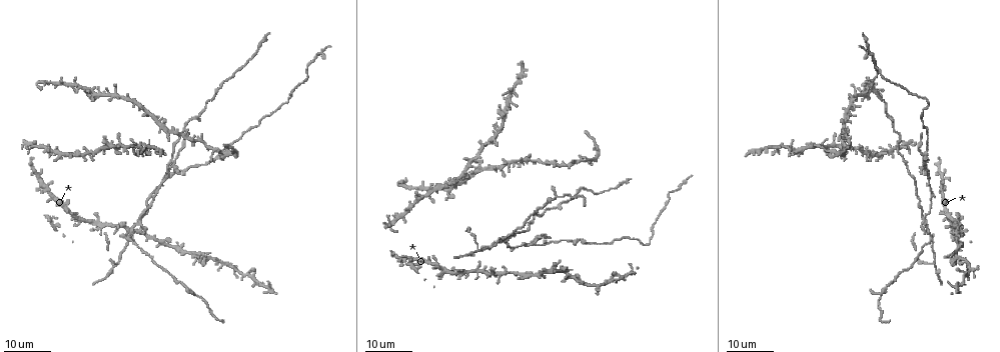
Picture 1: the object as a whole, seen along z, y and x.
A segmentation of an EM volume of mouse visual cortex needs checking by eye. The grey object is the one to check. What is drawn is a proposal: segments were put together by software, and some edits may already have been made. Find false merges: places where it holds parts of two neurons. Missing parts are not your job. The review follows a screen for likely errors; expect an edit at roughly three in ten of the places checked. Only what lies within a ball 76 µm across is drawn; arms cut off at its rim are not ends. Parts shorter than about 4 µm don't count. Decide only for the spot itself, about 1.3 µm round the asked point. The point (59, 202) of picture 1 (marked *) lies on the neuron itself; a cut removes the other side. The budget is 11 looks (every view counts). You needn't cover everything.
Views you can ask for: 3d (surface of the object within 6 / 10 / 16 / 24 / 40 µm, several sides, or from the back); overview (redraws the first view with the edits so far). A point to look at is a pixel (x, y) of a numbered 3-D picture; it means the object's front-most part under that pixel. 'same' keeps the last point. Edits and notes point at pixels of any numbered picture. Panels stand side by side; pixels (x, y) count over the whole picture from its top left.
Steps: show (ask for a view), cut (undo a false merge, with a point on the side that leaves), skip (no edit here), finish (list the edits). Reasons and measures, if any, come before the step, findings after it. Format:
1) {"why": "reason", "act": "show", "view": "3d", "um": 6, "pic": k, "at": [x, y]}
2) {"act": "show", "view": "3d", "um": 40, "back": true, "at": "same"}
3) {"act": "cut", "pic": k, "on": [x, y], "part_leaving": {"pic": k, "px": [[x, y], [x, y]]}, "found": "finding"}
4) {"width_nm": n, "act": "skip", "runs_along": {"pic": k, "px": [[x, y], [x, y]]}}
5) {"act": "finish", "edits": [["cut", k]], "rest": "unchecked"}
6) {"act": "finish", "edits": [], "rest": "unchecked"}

{"why": "branch point", "act": "show", "view": "3d", "um": 24, "pic": 1, "at": [426, 260]}

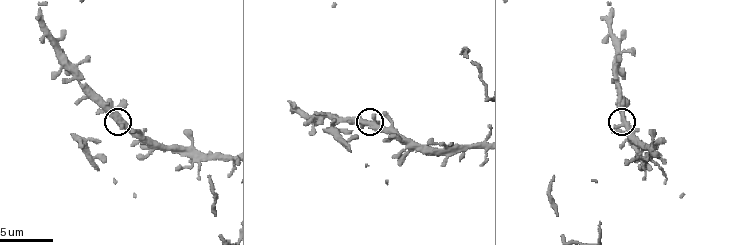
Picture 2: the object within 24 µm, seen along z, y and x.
{"act": "show", "view": "3d", "um": 10, "pic": 2, "at": [119, 121]}

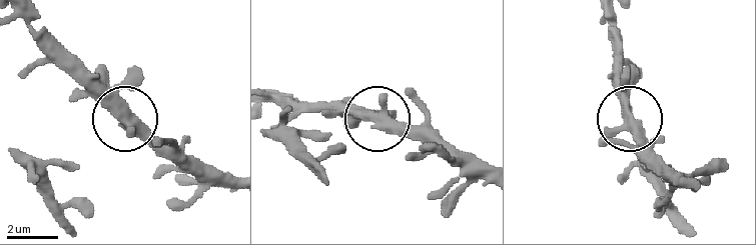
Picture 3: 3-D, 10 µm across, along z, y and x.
{"side_arm_um": 13, "arms": 3, "act": "skip", "found": "continuous, no second neuron"}

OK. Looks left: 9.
{"why": "thin arm on a thick one", "act": "show", "view": "3d", "um": 16, "pic": 1, "at": [922, 217]}

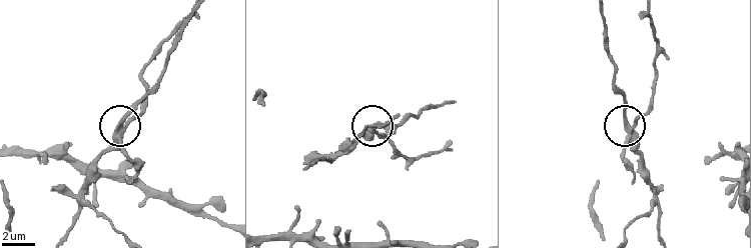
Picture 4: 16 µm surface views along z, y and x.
{"act": "show", "view": "3d", "um": 6, "pic": 4, "at": [629, 128]}

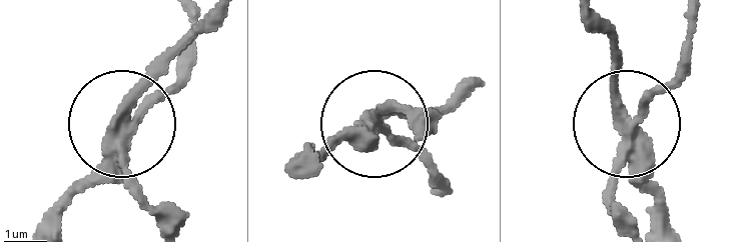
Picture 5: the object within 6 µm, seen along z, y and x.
{"arms": 3, "act": "cut", "pic": 5, "on": [167, 90], "part_leaving": {"pic": 5, "px": [[122, 137], [179, 66], [186, 23]]}, "found": "two neurons meet here"}

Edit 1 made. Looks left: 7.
{"why": "see it whole again", "act": "show", "view": "overview"}

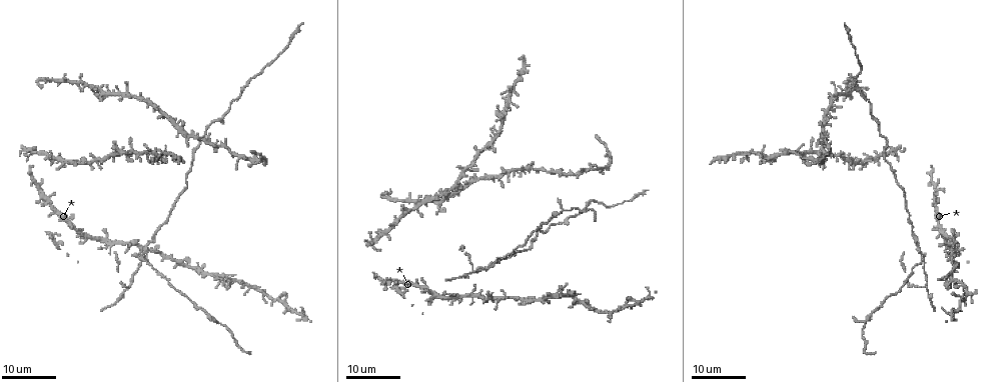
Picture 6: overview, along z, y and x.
{"why": "side arm on a straight run", "act": "show", "view": "3d", "um": 16, "pic": 6, "at": [472, 269]}

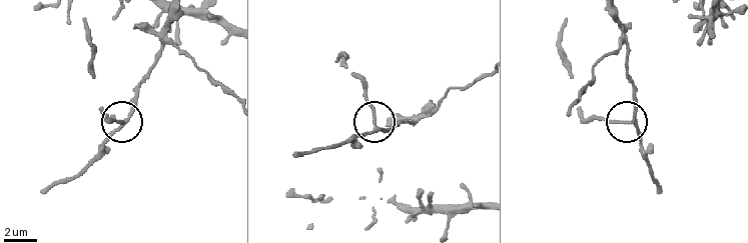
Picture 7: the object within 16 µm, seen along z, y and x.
{"act": "show", "view": "3d", "um": 6, "pic": 7, "at": [632, 121]}

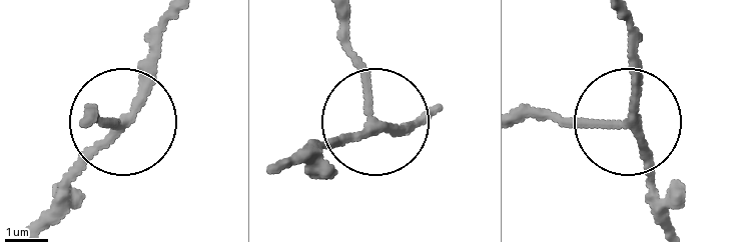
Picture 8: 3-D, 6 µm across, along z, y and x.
{"act": "skip", "found": "one neuron here"}

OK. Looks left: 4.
{"why": "four arms meet", "act": "show", "view": "3d", "um": 16, "pic": 6, "at": [473, 292]}

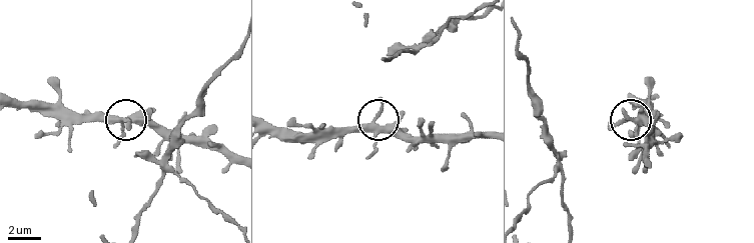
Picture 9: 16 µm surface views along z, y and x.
{"act": "show", "view": "3d", "um": 10, "pic": 9, "at": [374, 121]}

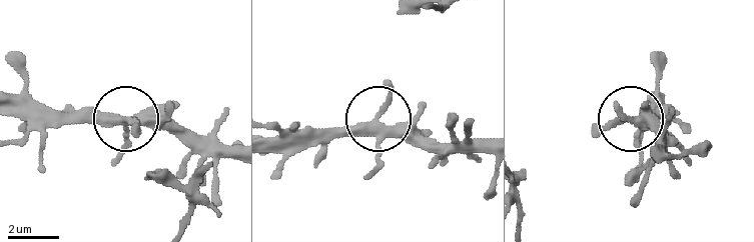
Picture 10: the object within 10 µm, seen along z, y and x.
{"act": "show", "view": "3d", "um": 10, "back": true, "pic": 10, "at": [378, 122]}

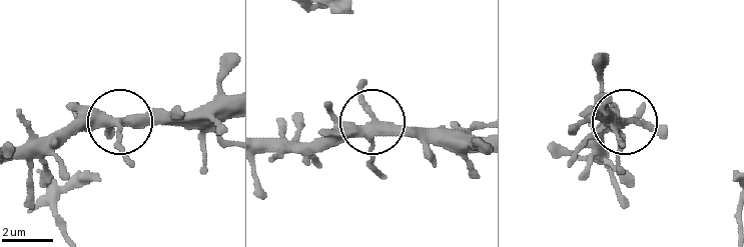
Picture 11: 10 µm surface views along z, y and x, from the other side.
{"arms": 4, "act": "skip", "runs_along": {"pic": 11, "px": [[228, 104], [63, 130]]}, "found": "continuous, no second neuron"}

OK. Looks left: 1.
{"act": "finish", "edits": [["cut", 5]], "rest": "unchecked"}

